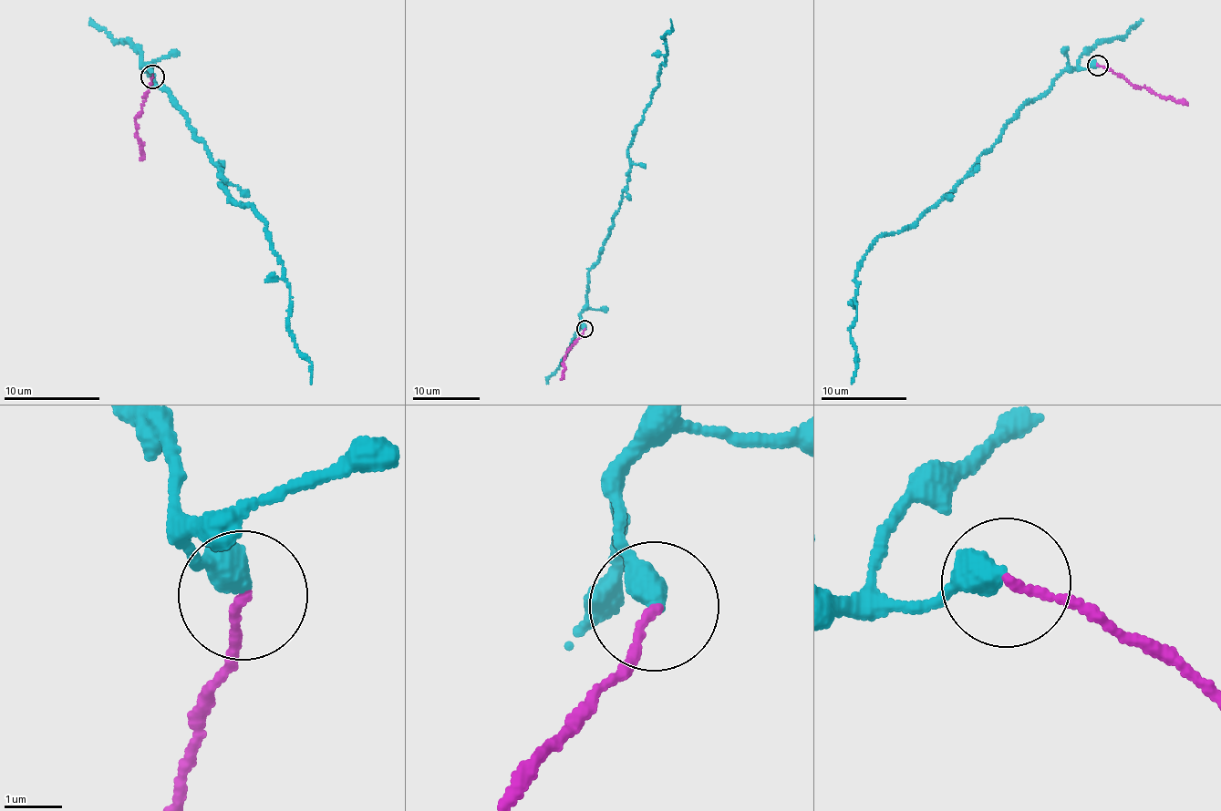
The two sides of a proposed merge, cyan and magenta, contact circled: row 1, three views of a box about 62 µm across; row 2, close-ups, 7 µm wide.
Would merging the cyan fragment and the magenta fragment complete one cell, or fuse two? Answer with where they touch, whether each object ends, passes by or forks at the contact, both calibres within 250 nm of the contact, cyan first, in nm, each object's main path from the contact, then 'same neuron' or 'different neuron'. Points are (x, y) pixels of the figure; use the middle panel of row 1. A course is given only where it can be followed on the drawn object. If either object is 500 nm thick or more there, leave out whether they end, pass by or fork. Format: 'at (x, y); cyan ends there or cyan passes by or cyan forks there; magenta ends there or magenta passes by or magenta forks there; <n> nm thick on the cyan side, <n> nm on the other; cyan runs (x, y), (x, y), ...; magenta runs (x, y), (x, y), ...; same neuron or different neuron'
at (584, 329); 500 nm thick on the cyan side, 140 nm on the other; cyan runs (584, 328), (580, 316), (587, 275), (619, 206), (628, 148), (666, 63), (662, 35), (673, 29), (670, 19); magenta runs (584, 328), (564, 356), (564, 371), (560, 379); different neuron

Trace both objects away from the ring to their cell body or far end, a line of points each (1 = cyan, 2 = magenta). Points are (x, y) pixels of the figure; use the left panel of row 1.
1: (153, 76), (204, 142), (227, 199), (266, 225), (311, 384)
2: (153, 76), (135, 121), (142, 144), (139, 160)

